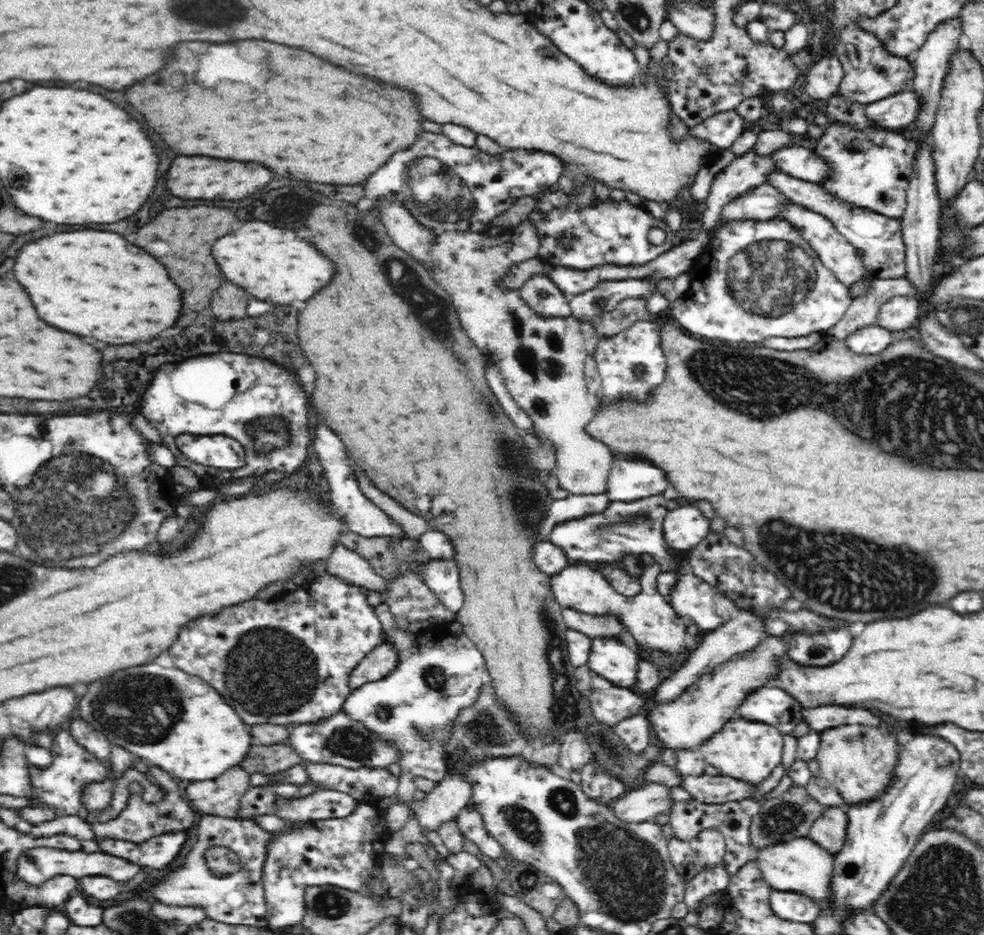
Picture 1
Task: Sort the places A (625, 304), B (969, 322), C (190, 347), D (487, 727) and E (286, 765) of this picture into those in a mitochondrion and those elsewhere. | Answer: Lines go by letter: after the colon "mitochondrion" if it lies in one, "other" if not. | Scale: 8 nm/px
A: other
B: mitochondrion
C: other
D: mitochondrion
E: other

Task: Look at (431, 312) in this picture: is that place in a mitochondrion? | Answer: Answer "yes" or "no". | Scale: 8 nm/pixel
yes

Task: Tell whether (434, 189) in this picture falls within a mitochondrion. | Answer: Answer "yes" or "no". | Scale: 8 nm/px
yes

